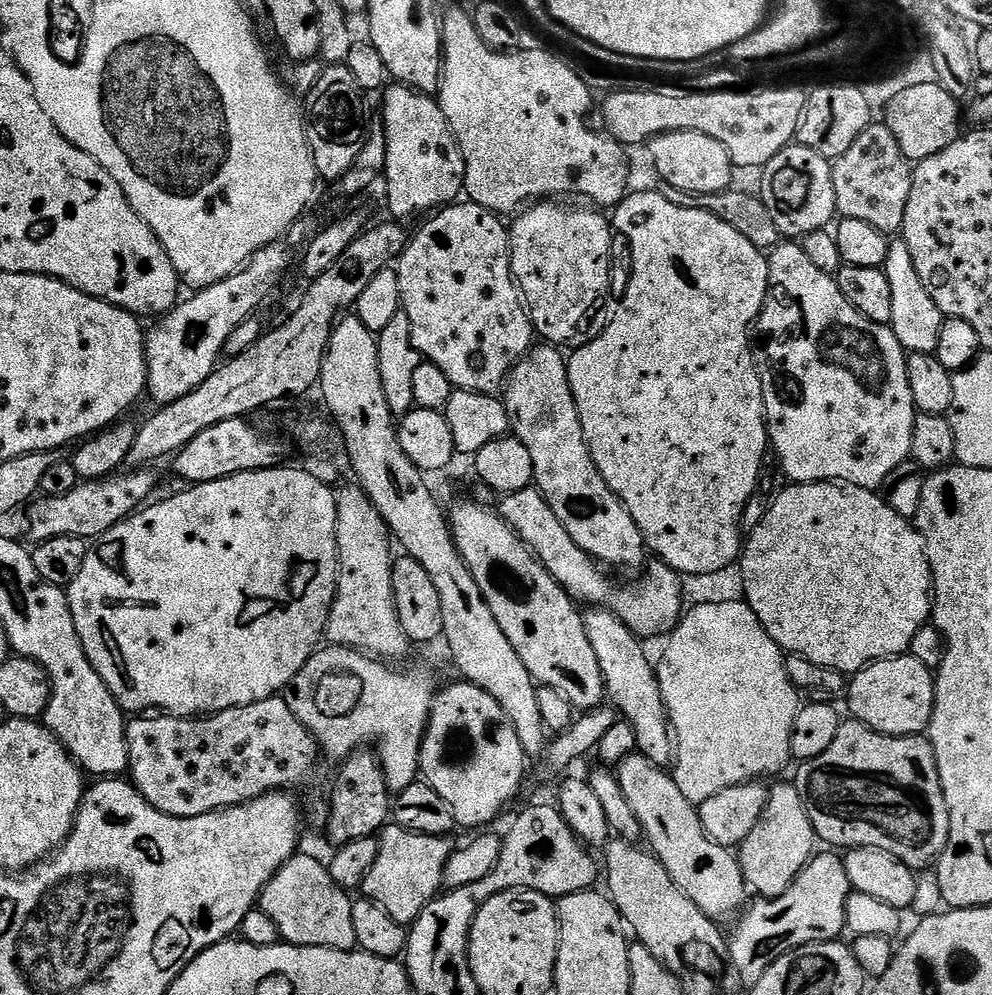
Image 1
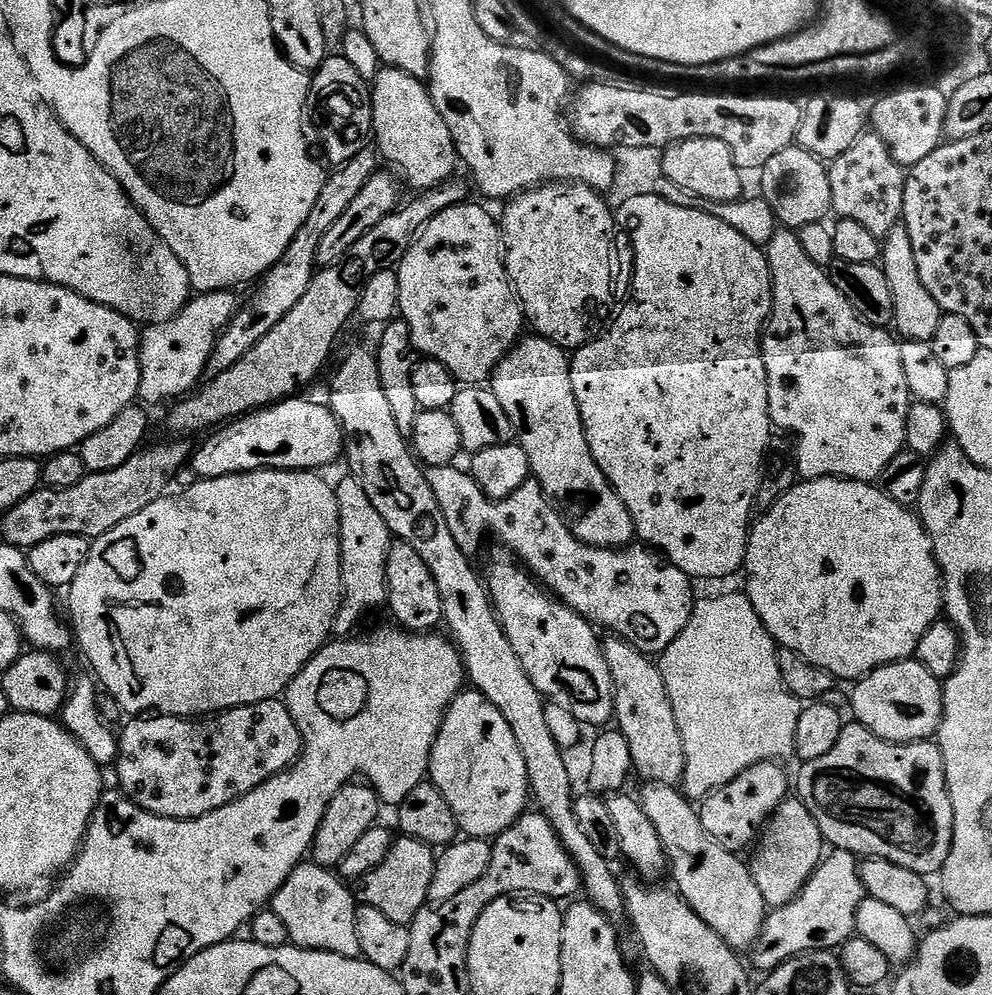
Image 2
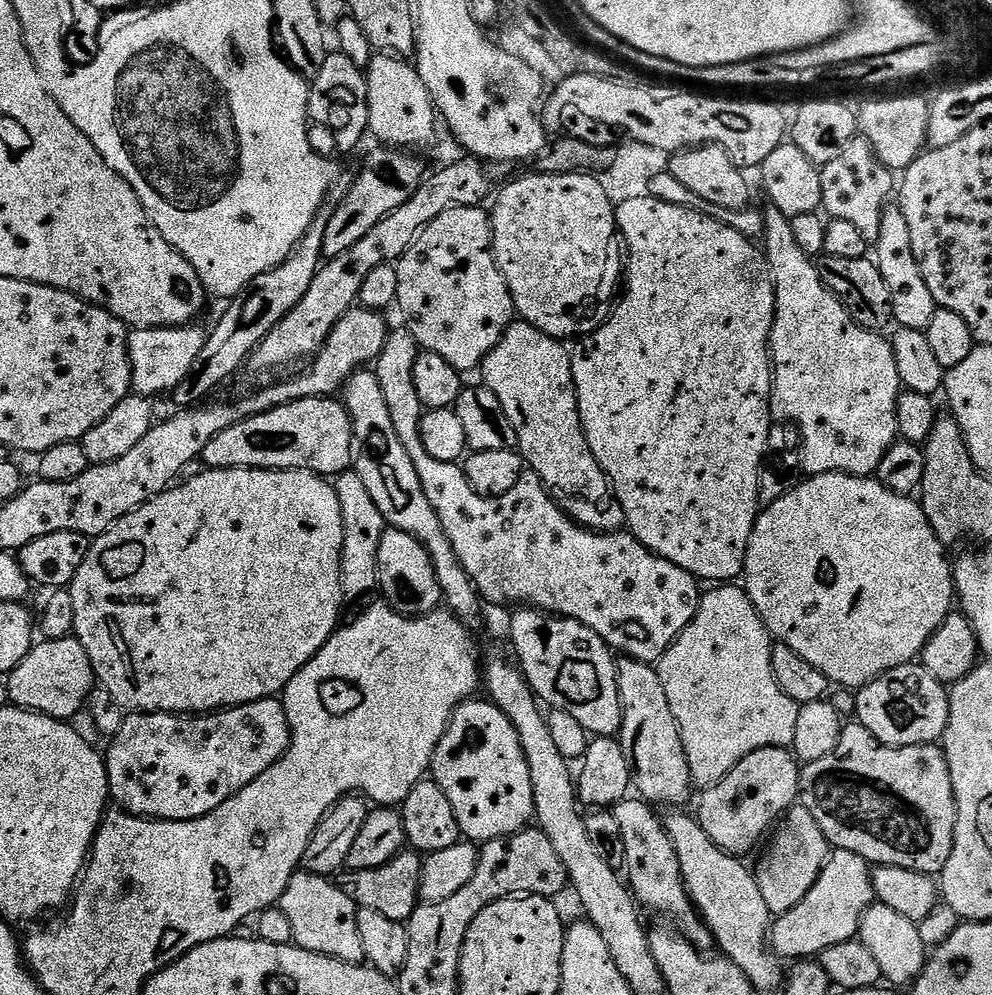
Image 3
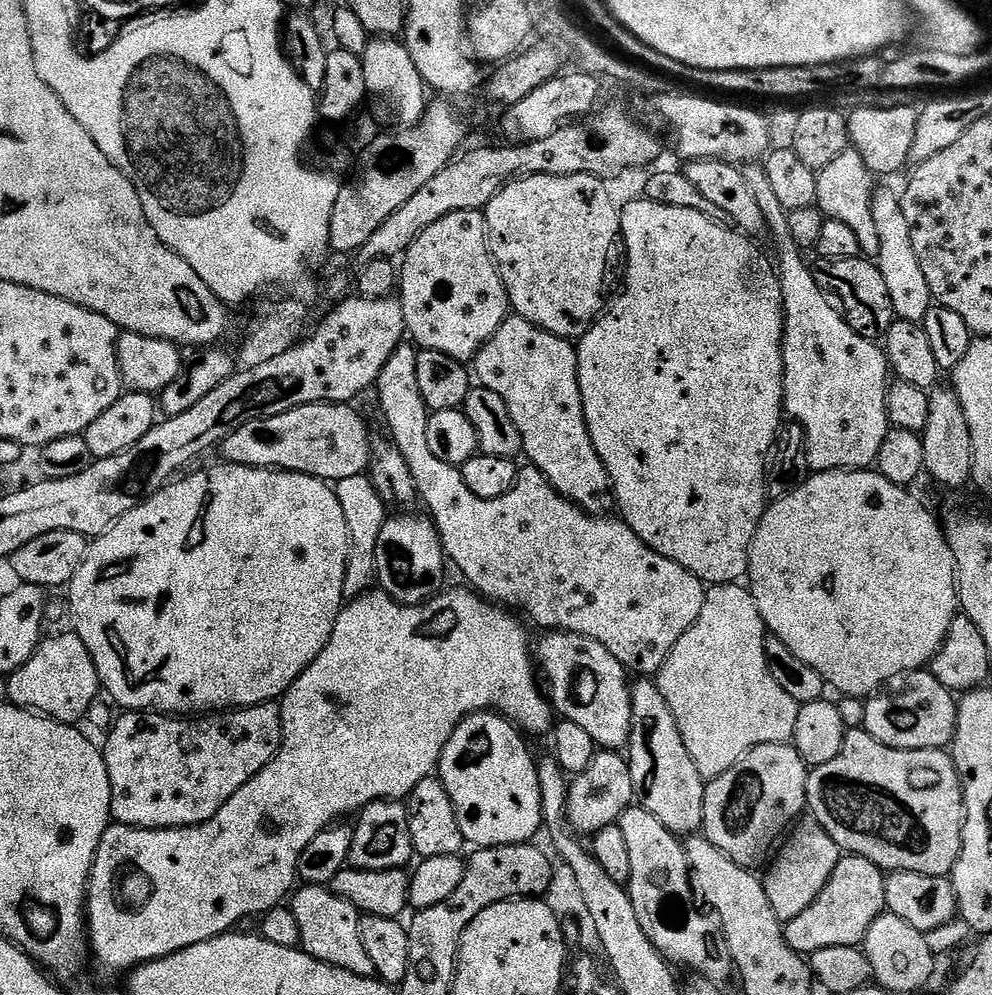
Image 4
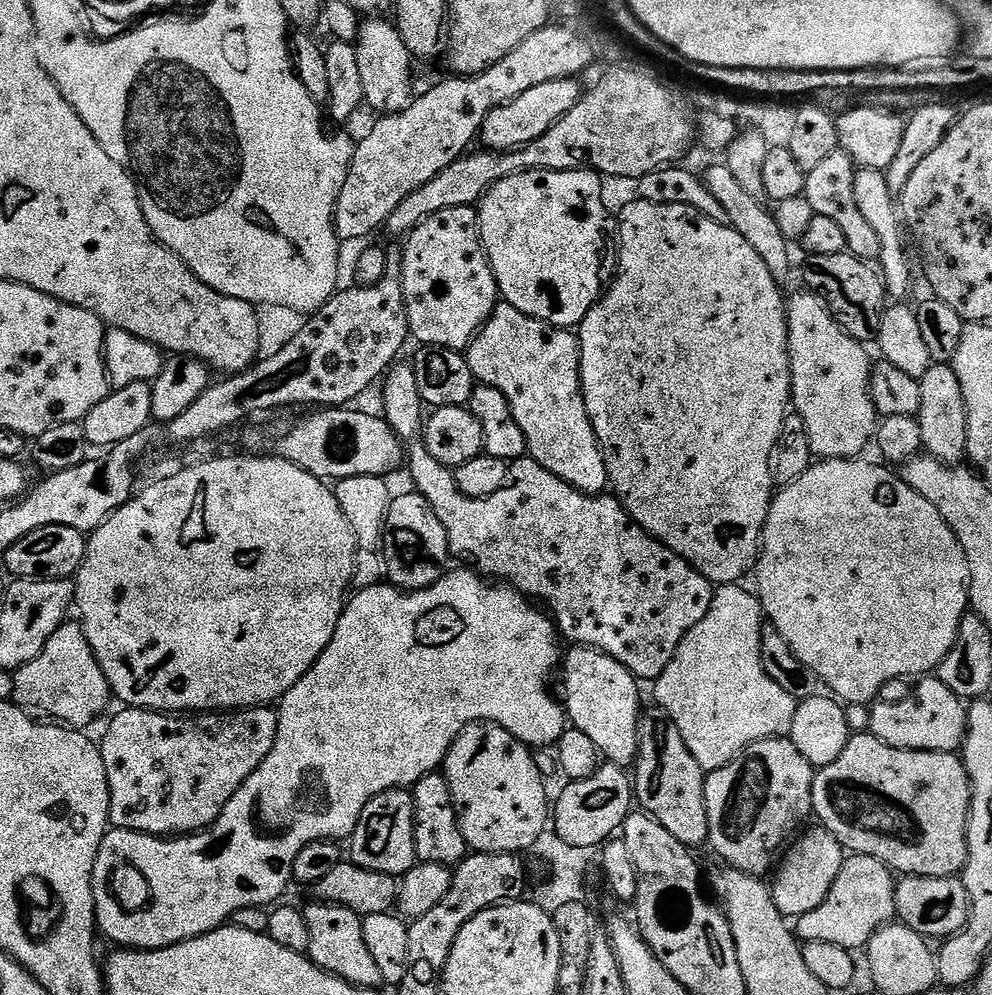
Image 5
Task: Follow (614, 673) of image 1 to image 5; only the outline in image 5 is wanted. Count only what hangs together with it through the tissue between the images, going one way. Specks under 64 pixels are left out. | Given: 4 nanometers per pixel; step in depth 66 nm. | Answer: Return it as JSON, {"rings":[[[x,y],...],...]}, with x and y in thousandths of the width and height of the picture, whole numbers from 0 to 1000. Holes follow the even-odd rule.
{"rings":[[[657,710],[654,716],[652,713],[643,726],[643,754],[639,765],[640,772],[639,800],[644,811],[663,826],[667,826],[667,830],[671,830],[671,834],[675,834],[675,838],[679,838],[679,842],[683,842],[683,846],[688,846],[694,852],[702,854],[705,853],[705,848],[713,849],[714,819],[710,801],[712,777],[704,770],[704,766],[700,766],[700,758],[692,754],[692,746],[688,746],[688,738],[683,738],[683,730],[679,730],[672,716],[664,710]]]}

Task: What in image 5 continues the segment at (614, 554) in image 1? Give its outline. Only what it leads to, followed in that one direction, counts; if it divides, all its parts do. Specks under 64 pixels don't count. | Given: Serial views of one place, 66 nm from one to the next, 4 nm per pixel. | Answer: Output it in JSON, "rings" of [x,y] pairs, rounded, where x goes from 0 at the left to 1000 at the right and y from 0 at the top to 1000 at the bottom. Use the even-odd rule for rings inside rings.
{"rings":[[[504,304],[501,305],[495,322],[472,347],[470,361],[477,379],[485,387],[502,392],[514,404],[518,424],[522,424],[522,428],[526,428],[526,436],[530,436],[531,457],[535,461],[550,468],[550,472],[567,480],[567,484],[593,498],[604,498],[614,489],[611,464],[605,454],[605,442],[595,424],[589,393],[585,387],[585,343],[576,333],[547,326],[544,322],[518,312],[518,308]]]}

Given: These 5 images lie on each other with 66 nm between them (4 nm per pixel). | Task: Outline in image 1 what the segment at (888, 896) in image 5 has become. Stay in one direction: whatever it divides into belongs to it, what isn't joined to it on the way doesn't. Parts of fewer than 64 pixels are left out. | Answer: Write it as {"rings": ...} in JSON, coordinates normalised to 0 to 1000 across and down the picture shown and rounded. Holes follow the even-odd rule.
{"rings":[[[831,855],[835,856],[820,859],[792,898],[763,904],[763,909],[755,908],[745,922],[746,930],[739,935],[738,941],[736,937],[737,968],[751,973],[755,982],[766,981],[781,965],[802,953],[844,944],[847,936],[852,936],[855,928],[853,911],[855,902],[860,897],[859,887],[853,878],[850,863],[842,855]]]}

